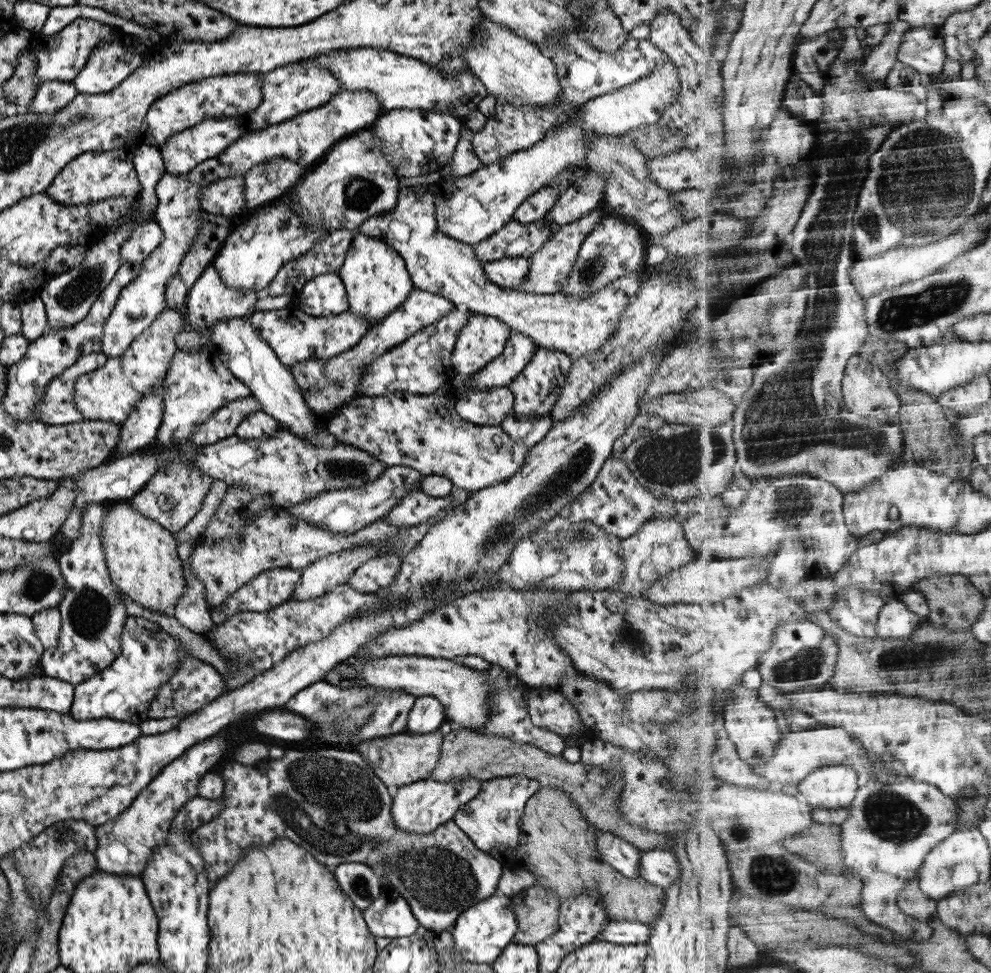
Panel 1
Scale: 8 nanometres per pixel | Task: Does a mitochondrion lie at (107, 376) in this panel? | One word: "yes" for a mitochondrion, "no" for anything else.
no

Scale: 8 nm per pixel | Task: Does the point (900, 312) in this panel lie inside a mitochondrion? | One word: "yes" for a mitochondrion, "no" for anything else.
yes

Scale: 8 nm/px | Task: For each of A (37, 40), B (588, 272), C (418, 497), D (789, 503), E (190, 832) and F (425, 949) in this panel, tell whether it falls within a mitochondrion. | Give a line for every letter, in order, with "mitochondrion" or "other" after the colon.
A: other
B: mitochondrion
C: other
D: mitochondrion
E: other
F: other

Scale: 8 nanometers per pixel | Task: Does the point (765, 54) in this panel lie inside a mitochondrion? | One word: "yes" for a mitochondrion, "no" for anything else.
no

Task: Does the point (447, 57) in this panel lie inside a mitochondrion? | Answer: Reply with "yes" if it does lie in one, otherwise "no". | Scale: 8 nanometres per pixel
yes

